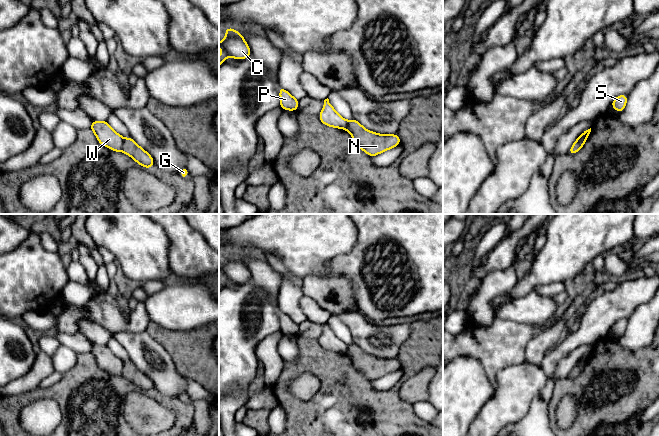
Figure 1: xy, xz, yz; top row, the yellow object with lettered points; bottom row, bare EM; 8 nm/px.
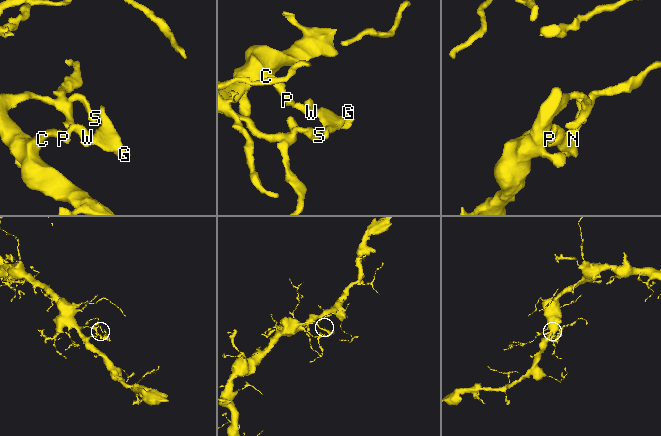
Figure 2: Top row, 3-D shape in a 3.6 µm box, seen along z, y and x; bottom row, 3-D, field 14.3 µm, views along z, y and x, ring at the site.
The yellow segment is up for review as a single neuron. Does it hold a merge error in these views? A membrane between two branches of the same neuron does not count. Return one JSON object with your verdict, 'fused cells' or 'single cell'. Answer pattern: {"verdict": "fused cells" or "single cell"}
{"verdict": "fused cells"}

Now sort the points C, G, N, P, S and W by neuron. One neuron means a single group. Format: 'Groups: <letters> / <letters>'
Groups: C P S W / G N

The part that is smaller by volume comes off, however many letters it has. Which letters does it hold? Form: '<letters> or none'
G, N

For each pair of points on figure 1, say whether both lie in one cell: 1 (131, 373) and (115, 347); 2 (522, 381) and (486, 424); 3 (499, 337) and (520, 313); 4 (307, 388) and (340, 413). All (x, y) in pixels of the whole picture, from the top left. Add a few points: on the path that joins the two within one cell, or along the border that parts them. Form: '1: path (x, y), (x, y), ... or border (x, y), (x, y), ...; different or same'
1: border (128, 359), (124, 363); different
2: path (514, 392), (513, 397), (497, 413); same
3: border (494, 313), (503, 319), (518, 323), (536, 324); different
4: border (320, 382), (309, 399), (300, 400), (290, 394); different

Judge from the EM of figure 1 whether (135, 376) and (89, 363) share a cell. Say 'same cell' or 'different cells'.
different cells

